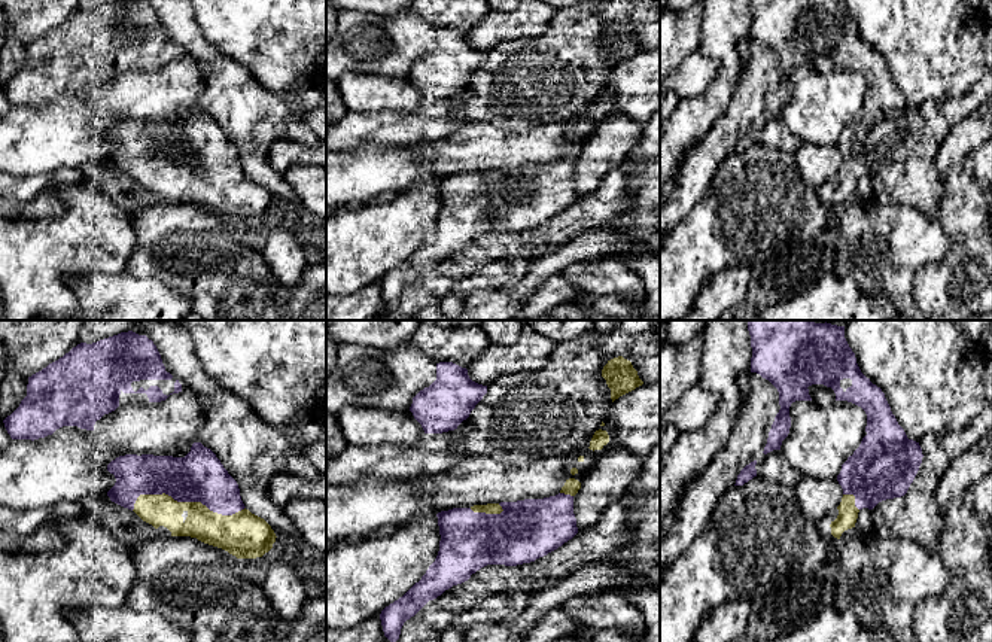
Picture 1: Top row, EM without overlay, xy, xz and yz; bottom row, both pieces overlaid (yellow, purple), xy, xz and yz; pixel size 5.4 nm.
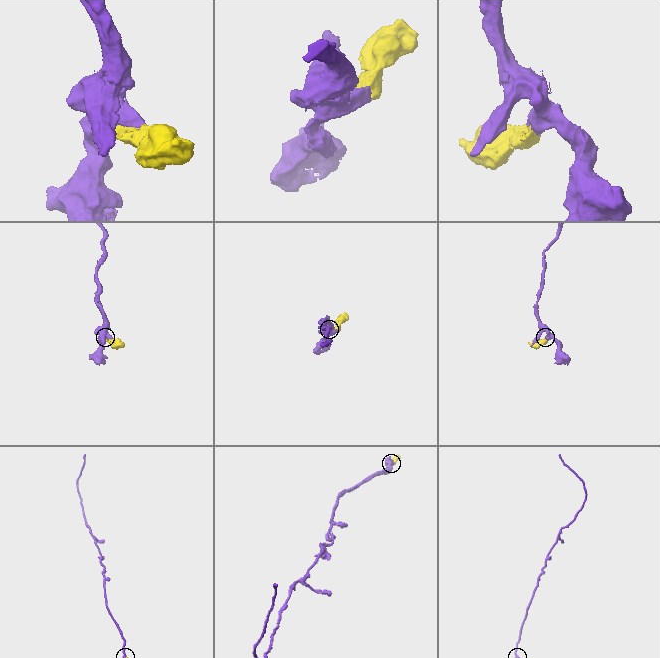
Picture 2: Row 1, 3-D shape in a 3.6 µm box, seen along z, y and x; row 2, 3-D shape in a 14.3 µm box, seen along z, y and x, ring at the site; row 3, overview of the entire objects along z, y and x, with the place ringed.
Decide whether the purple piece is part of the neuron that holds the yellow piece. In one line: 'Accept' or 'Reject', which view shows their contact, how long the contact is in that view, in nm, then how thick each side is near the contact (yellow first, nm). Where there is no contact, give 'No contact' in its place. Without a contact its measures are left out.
Accept. Touches yellow in xy. Shared border 600 nm. Thickness 180 nm (yellow) against 280 nm

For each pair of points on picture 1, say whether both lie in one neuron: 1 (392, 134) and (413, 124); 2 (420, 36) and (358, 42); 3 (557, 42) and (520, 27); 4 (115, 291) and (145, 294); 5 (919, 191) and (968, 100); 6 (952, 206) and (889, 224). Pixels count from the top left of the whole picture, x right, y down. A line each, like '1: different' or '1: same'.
1: same
2: same
3: different
4: same
5: same
6: different

